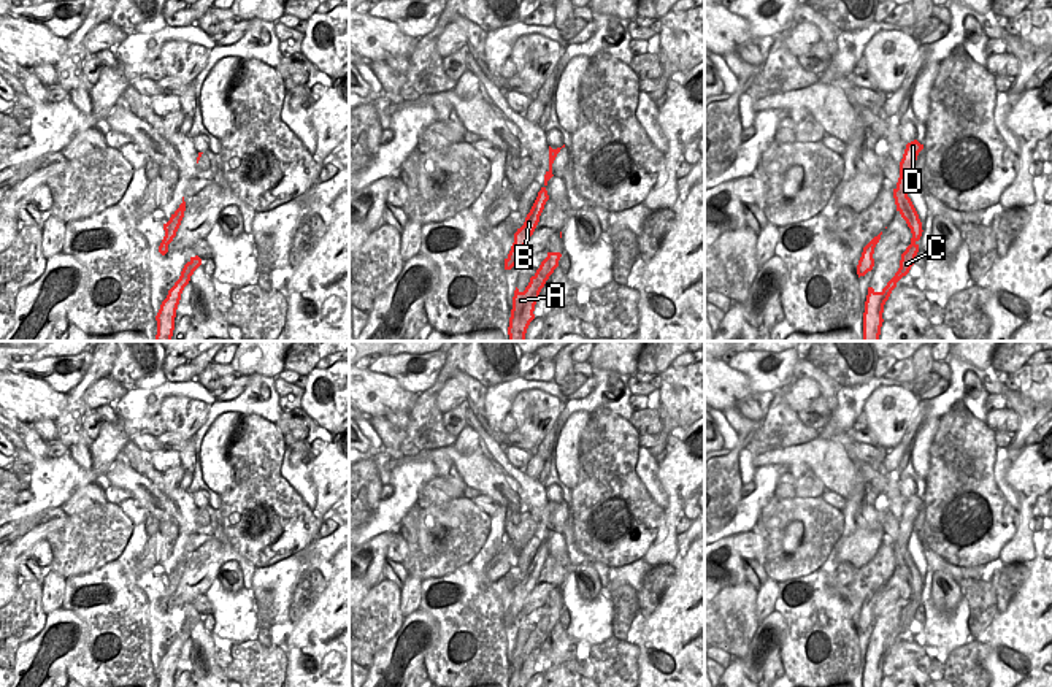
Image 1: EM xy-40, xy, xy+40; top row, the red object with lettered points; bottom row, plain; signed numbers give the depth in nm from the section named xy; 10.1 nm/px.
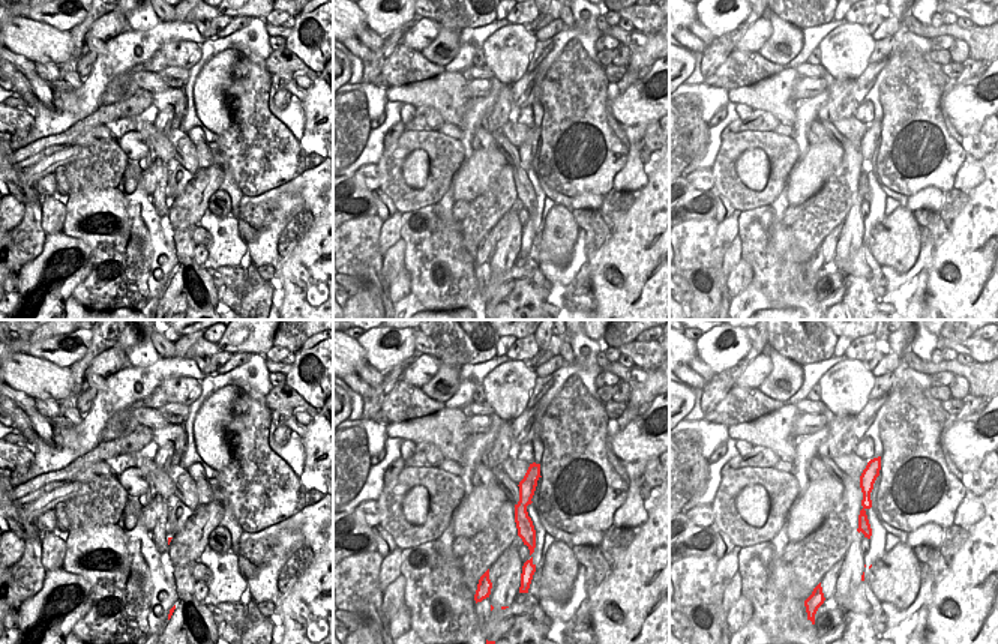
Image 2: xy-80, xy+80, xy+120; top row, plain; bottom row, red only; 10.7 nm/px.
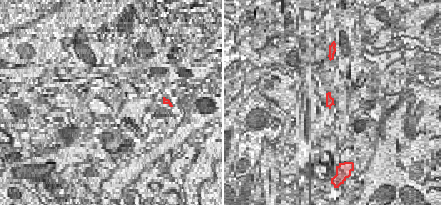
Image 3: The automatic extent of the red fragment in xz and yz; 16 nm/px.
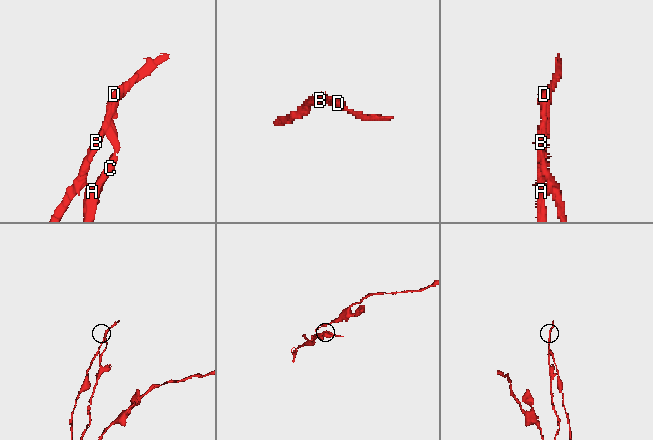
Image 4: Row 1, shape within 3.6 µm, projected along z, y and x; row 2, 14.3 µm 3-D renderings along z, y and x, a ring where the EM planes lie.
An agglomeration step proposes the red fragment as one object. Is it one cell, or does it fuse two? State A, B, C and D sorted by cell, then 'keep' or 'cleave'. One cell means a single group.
A C / B D | cleave

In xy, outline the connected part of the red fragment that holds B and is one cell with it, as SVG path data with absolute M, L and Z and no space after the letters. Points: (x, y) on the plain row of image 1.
M530 565L524 581L514 589L514 598L508 612L505 614L505 625L511 625L517 619L519 612L522 611L524 601L527 600L539 578L541 568L543 565Z

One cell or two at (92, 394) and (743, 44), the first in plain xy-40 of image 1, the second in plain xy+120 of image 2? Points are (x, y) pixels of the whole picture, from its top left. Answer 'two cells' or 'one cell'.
one cell

